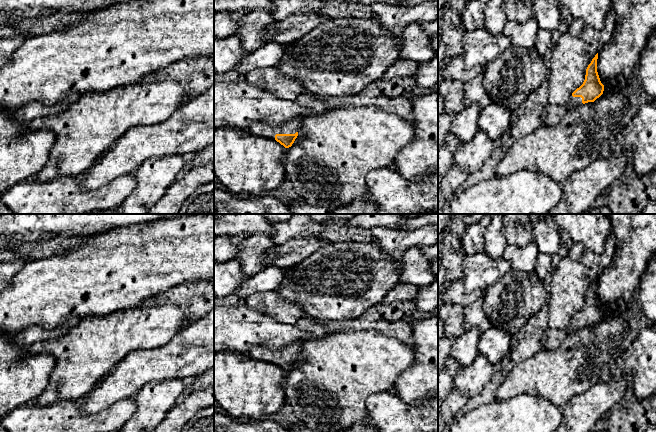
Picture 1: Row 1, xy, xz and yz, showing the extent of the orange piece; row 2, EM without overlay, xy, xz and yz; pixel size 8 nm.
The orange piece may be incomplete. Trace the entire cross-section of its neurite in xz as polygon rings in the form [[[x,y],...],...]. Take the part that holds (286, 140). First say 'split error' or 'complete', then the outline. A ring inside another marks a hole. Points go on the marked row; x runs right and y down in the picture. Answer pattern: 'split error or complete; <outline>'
split error; [[[295,118],[277,127],[271,127],[263,122],[253,123],[248,132],[269,139],[276,140],[285,148],[289,148],[294,143],[300,129],[301,118]]]

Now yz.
split error; [[[598,53],[586,69],[585,80],[570,97],[570,101],[563,106],[548,104],[545,106],[545,118],[542,125],[555,126],[560,123],[567,111],[575,111],[577,107],[588,102],[594,102],[604,91],[597,72]]]

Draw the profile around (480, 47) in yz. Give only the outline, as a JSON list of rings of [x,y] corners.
[[[483,27],[476,30],[466,30],[462,39],[461,58],[467,68],[485,67],[498,55],[511,46],[511,38],[505,34],[492,35]]]

